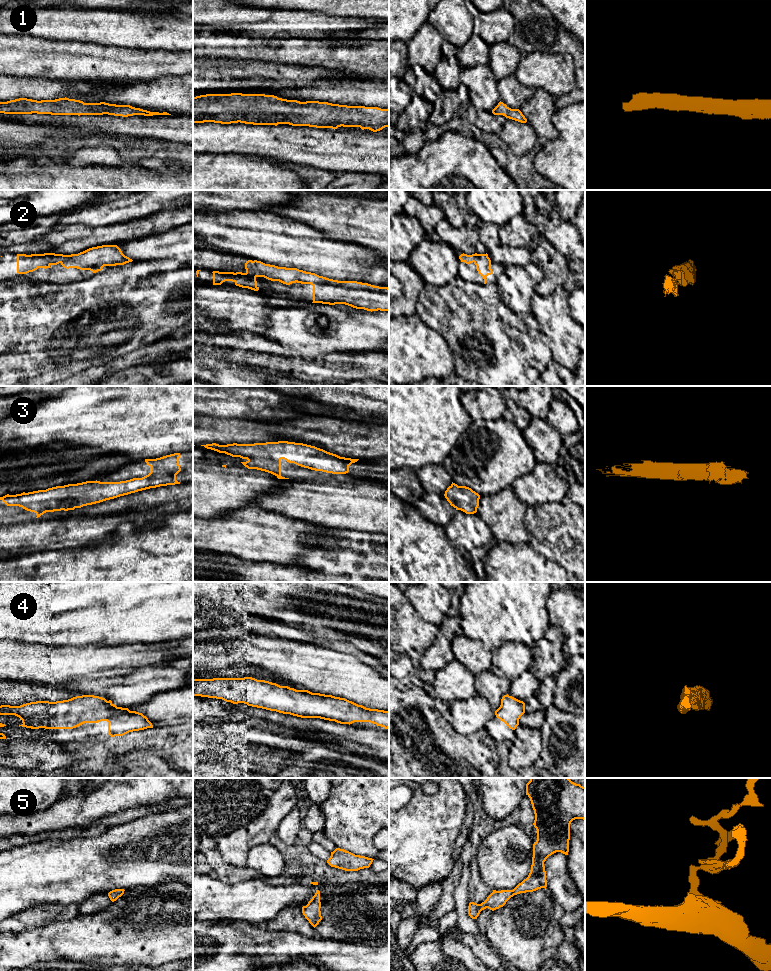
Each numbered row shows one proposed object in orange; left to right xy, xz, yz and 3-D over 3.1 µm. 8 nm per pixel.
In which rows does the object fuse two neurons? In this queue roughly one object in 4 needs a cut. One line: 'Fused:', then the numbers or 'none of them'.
Fused: none of them

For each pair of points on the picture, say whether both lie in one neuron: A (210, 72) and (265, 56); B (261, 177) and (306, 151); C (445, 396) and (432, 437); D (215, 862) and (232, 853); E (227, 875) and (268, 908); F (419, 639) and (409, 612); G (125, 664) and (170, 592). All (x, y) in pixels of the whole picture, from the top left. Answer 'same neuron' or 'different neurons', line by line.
A: different neurons
B: different neurons
C: same neuron
D: different neurons
E: different neurons
F: same neuron
G: different neurons

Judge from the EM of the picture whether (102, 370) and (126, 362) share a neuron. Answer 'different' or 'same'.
same

